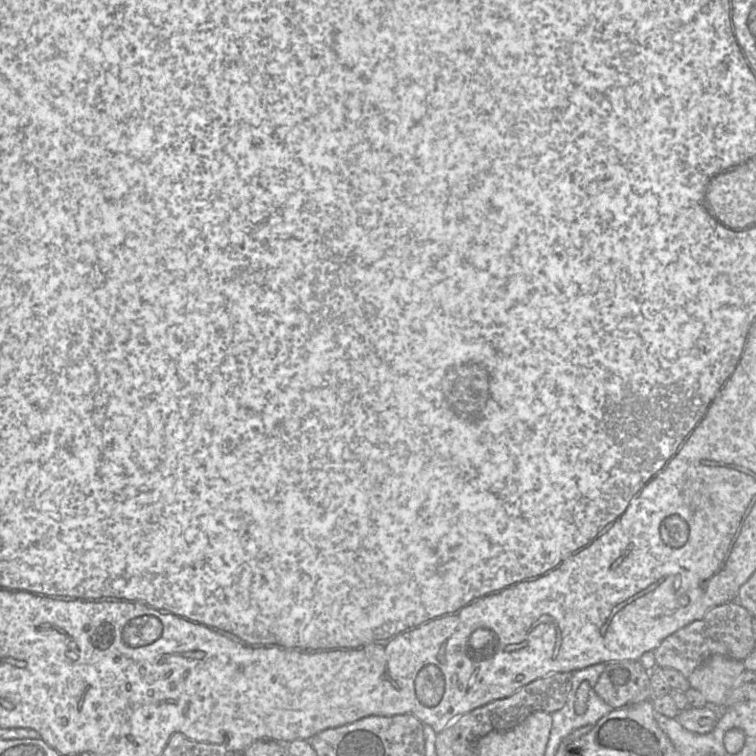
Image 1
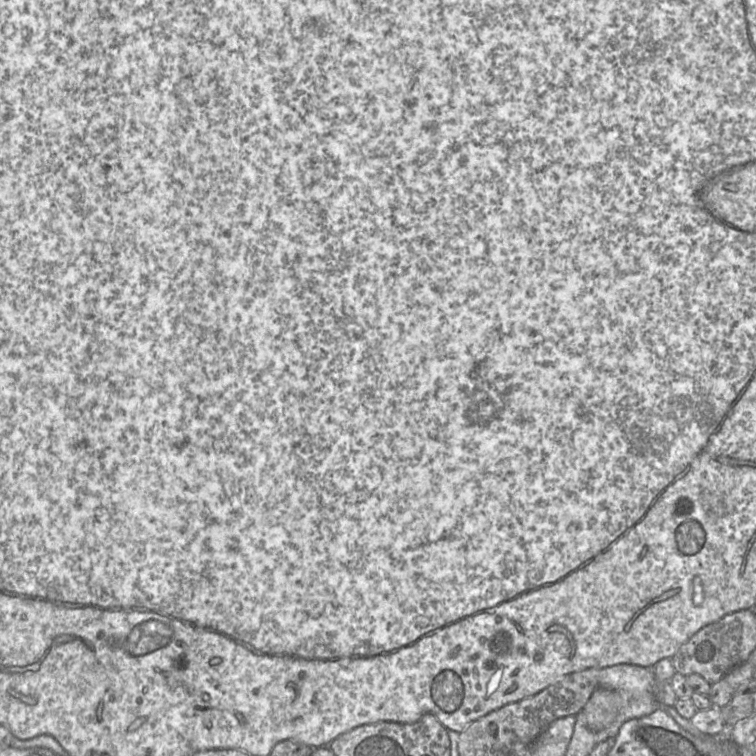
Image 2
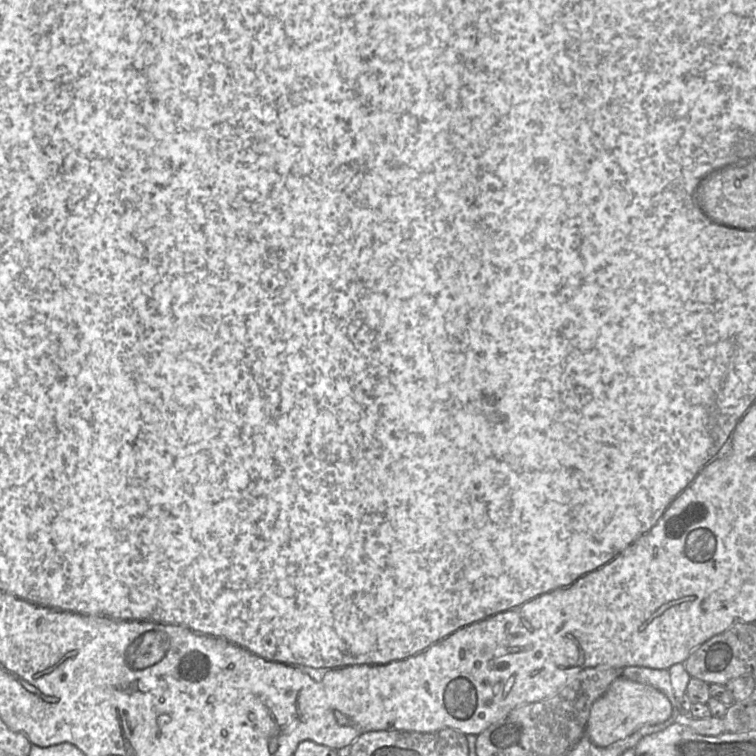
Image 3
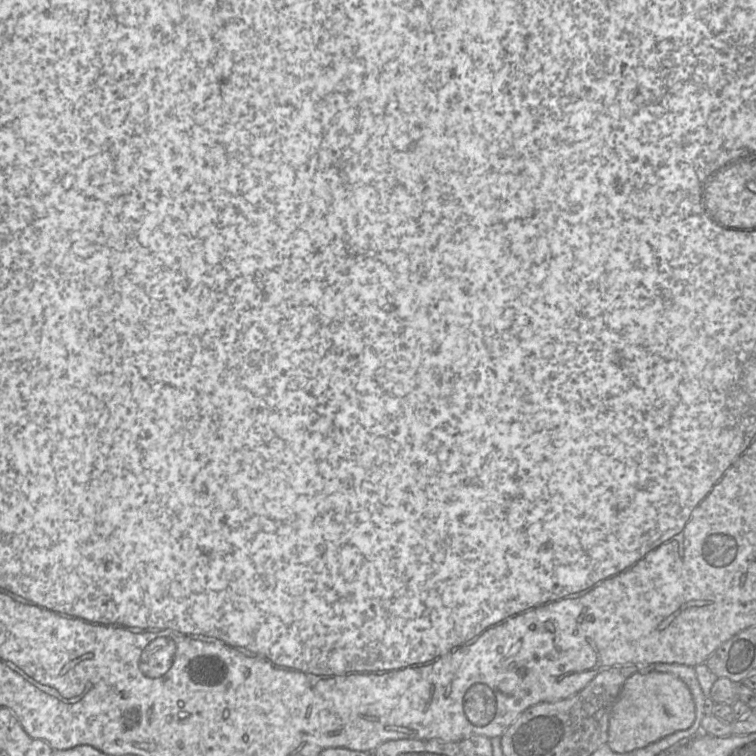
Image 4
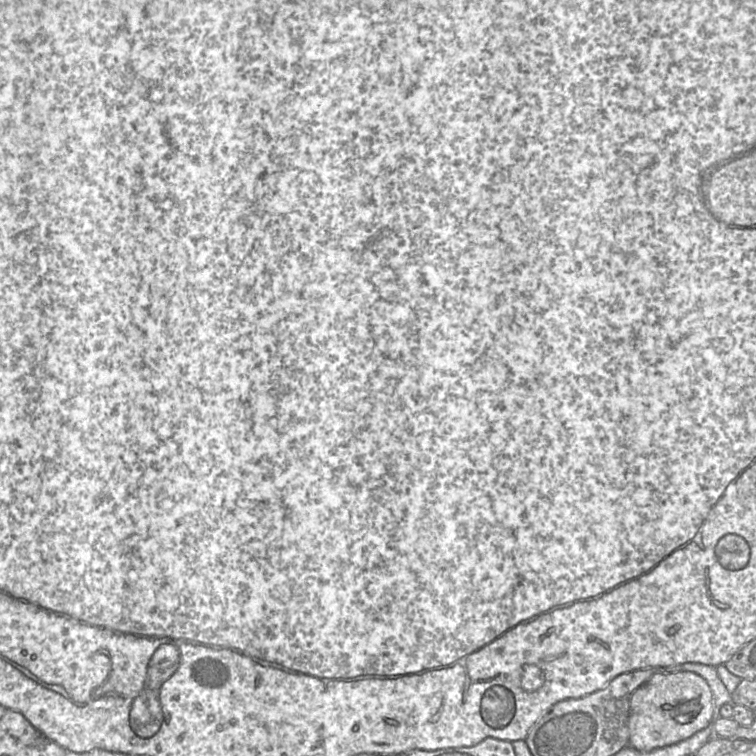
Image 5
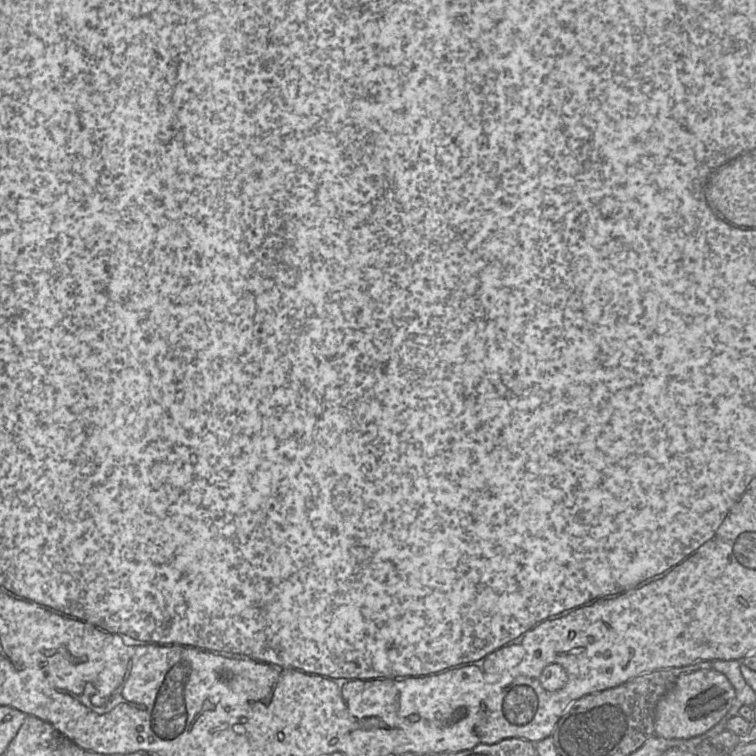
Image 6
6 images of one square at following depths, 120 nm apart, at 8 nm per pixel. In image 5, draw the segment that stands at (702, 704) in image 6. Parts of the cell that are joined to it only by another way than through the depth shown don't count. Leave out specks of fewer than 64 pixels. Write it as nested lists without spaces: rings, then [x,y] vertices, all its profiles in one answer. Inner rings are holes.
[[[688,671],[656,673],[632,694],[629,745],[651,751],[685,740],[713,722],[713,693],[704,678]]]

